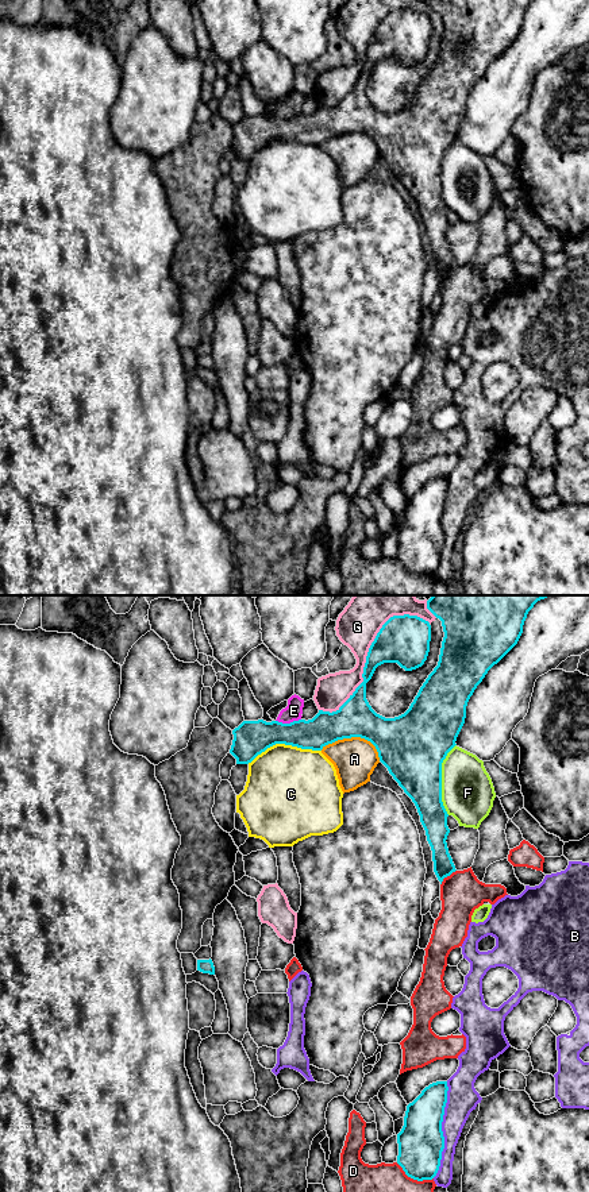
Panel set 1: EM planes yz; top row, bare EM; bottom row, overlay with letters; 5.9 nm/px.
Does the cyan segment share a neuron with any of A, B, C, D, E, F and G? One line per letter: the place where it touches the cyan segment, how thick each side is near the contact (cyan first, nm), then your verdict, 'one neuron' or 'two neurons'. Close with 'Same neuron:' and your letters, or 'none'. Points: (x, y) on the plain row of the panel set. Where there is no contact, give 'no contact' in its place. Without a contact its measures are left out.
A: yz (354, 131) | 260/260 nm | two neurons
B: yz (441, 525) | 280/190 nm | two neurons
C: yz (284, 138) | 200/460 nm | two neurons
D: yz (414, 574) | 280/240 nm | two neurons
E: yz (288, 119) | 200/100 nm | two neurons
F: yz (441, 174) | 380/320 nm | two neurons
G: yz (368, 47) | 280/260 nm | two neurons
Same neuron: none

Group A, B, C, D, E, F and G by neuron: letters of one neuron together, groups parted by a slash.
A / B / C / D E / F / G

